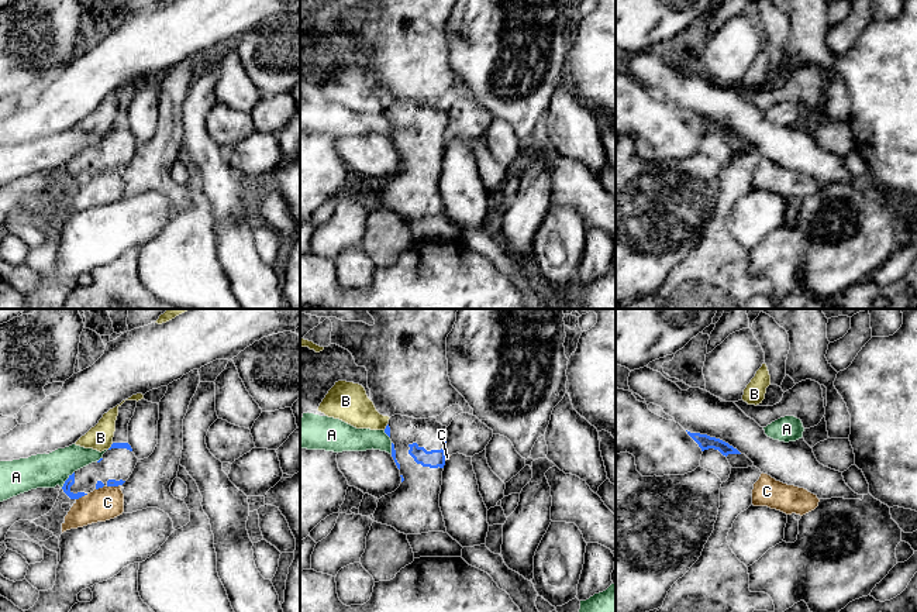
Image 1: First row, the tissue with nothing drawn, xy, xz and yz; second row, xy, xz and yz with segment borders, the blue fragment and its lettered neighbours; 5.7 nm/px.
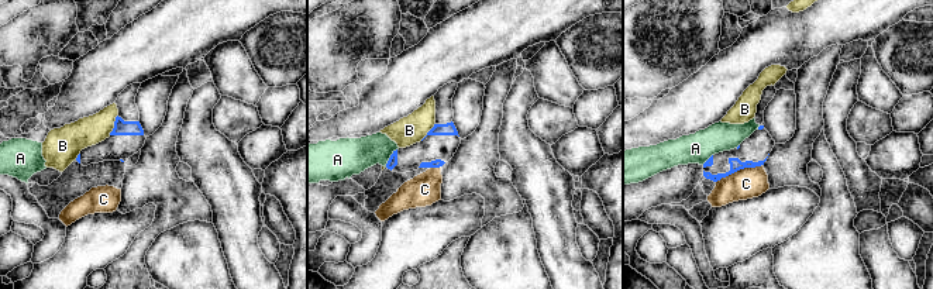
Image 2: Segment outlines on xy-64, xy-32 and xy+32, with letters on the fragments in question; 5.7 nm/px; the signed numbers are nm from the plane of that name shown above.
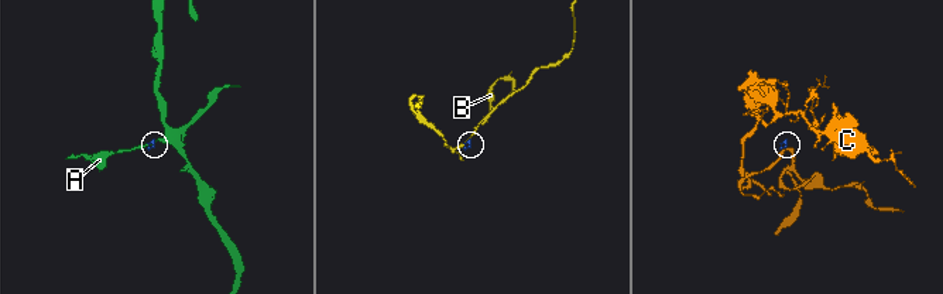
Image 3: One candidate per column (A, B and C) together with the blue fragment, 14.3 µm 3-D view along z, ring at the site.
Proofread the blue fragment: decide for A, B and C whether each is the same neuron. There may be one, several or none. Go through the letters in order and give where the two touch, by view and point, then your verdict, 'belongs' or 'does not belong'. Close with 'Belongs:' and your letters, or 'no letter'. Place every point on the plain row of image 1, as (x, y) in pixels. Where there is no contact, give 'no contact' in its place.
A: xy (66, 164) | does not belong
B: xy (111, 130) | does not belong
C: xy (82, 179) | does not belong
Belongs: no letter

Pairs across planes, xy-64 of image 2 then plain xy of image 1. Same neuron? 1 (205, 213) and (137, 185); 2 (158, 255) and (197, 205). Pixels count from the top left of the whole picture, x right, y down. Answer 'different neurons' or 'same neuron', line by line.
1: same neuron
2: same neuron

